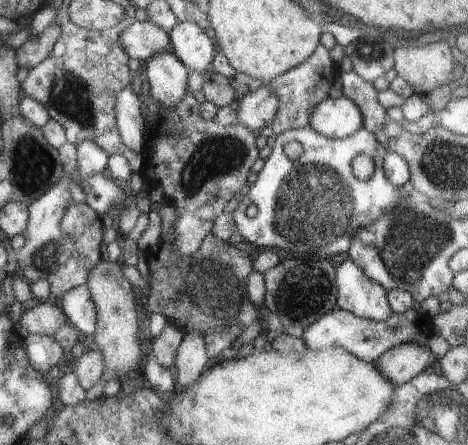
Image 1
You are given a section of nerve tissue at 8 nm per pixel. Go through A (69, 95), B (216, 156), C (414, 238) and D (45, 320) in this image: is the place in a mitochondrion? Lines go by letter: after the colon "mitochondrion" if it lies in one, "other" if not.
A: mitochondrion
B: mitochondrion
C: mitochondrion
D: other

